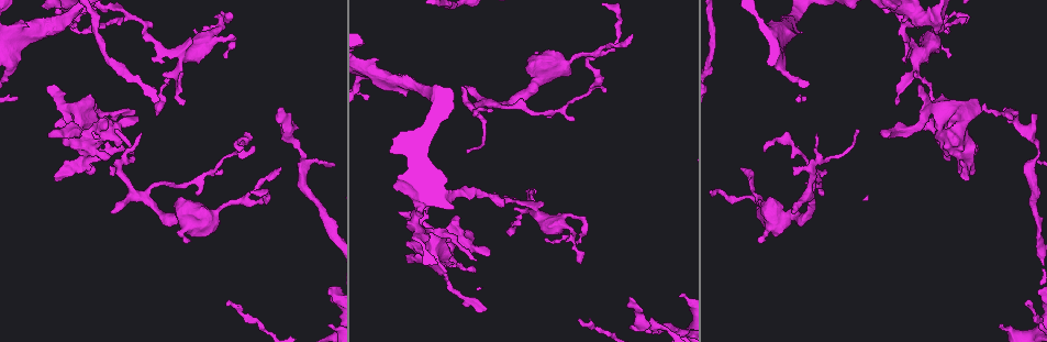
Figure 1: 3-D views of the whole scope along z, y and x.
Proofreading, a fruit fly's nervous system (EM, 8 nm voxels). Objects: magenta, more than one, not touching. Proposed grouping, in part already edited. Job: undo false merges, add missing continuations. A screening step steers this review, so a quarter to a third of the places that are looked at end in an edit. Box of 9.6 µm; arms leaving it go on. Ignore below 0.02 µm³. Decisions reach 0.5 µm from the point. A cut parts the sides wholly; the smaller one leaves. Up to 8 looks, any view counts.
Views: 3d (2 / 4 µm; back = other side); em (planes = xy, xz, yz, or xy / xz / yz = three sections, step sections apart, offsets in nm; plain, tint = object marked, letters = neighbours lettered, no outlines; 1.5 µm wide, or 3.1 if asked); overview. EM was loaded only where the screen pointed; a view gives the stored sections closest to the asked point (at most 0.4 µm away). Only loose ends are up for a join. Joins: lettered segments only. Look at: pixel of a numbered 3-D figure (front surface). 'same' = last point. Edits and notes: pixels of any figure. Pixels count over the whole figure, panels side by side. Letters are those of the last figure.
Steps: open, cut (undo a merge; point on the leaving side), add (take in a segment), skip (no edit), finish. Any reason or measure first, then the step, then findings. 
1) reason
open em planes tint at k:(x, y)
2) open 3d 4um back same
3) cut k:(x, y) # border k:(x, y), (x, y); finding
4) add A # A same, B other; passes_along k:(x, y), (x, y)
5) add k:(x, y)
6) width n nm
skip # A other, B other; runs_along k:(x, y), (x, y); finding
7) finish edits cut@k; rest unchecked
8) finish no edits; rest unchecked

open 3d 2um at 1:(281, 168)

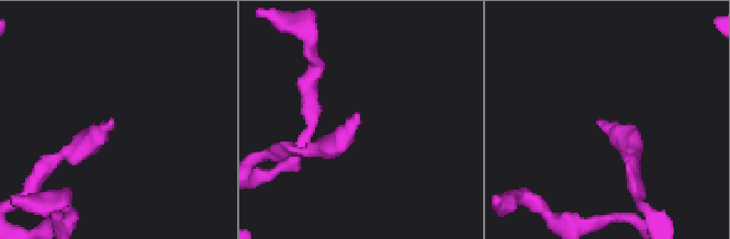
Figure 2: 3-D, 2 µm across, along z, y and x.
open em yz step 4 tint at 2:(111, 122)

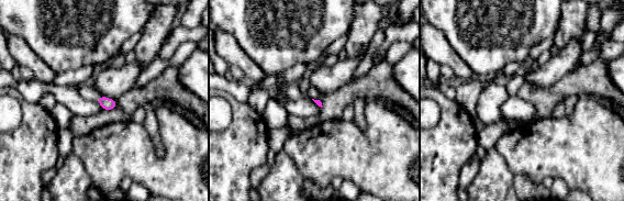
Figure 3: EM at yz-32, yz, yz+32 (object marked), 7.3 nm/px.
open em planes letters same

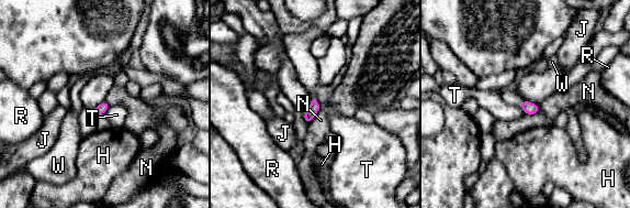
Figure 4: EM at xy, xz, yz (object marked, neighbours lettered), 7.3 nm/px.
width 70 nm
skip # H other, J other, N other, R other, T other, W other; no lettered segment goes on from it

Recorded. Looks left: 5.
open em yz step 4 tint at 1:(911, 55)

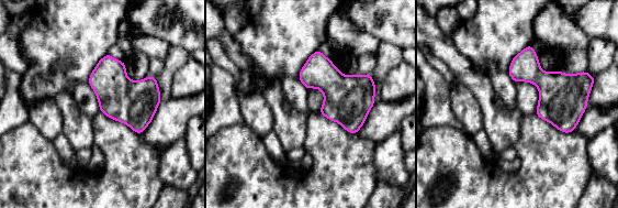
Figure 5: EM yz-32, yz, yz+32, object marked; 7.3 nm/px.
see the neighbours
open em yz step 4 letters same

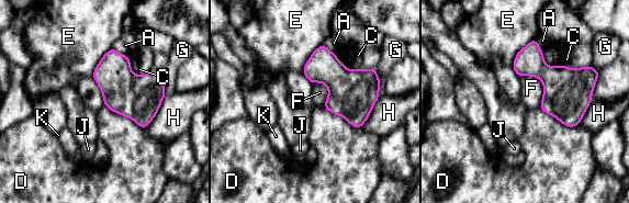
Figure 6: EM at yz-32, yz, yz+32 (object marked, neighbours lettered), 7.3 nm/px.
skip # A other, C other, D other, E other, F other, G other, H other, J other, K other; border 6:(127, 56), (134, 72), (153, 70); all the same neuron

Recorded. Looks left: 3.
thin end
open 3d 4um at 1:(123, 16)

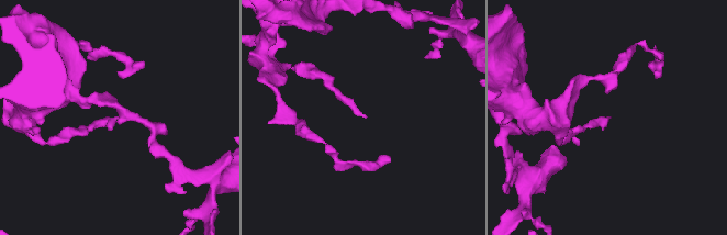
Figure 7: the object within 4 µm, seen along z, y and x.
open em planes letters at 7:(365, 114)

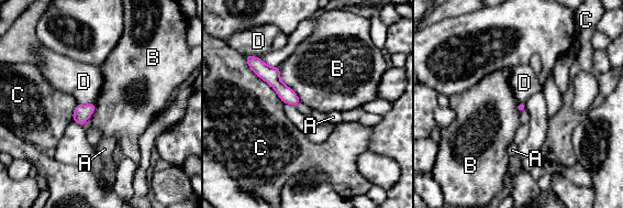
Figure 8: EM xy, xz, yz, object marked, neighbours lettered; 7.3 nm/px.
longest_contact C 420 nm
skip # A other, B other, C other, D other; runs_along 8:(256, 66), (264, 70), (296, 100); no lettered segment goes on from it

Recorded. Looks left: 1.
finish no edits; rest unchecked

